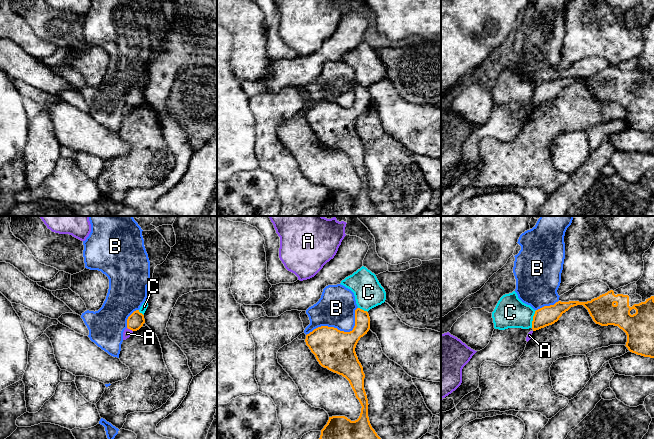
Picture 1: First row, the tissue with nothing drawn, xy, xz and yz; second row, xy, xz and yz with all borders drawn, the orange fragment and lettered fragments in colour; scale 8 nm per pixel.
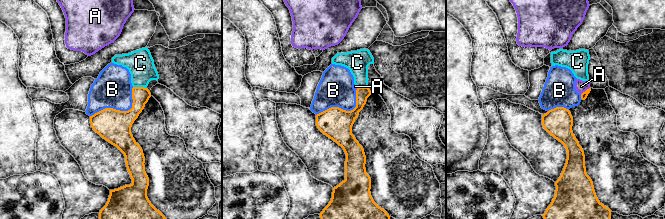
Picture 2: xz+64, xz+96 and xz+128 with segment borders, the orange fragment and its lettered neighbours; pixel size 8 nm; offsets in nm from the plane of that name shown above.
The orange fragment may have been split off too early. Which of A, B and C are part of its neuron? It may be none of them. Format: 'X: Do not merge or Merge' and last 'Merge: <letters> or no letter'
A: Do not merge
B: Do not merge
C: Do not merge
Merge: no letter

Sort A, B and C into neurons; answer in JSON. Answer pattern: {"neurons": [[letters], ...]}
{"neurons": [["A"], ["B"], ["C"]]}

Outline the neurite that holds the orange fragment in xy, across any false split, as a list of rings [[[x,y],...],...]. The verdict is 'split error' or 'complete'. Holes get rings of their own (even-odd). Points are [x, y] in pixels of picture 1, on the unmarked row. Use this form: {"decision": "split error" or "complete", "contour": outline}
{"decision": "complete", "contour": [[[139,86],[134,87],[127,95],[127,104],[132,107],[139,106],[145,99],[144,91]]]}

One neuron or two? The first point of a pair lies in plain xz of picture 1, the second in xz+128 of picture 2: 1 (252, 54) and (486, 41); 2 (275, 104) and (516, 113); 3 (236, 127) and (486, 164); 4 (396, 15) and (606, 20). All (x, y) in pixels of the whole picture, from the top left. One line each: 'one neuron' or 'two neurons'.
1: one neuron
2: two neurons
3: two neurons
4: two neurons

